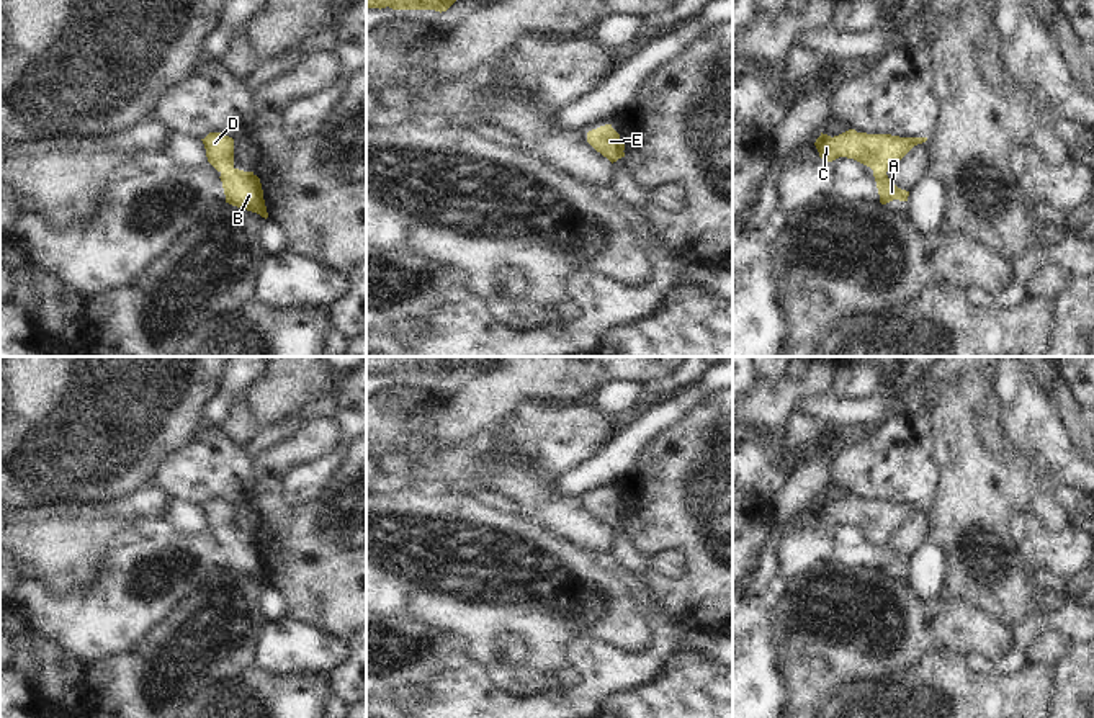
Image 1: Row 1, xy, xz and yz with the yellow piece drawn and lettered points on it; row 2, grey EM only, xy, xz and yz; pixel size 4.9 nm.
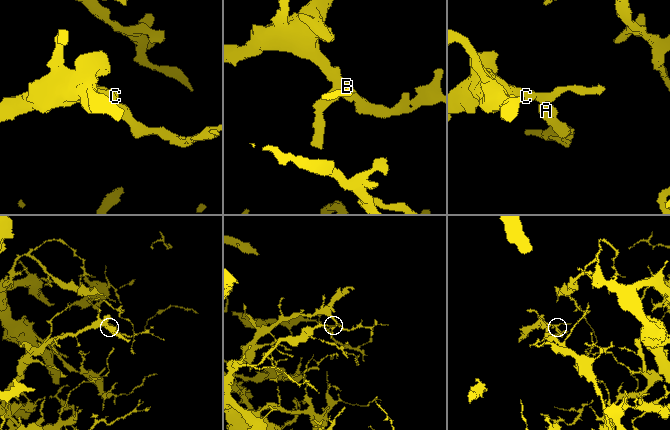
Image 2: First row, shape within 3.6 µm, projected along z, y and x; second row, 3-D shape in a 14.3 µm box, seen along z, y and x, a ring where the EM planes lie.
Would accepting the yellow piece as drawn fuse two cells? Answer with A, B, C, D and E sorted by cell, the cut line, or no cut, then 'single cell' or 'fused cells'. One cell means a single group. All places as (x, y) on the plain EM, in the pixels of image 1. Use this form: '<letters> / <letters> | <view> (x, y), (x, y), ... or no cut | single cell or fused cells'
A B C D E | no cut | single cell

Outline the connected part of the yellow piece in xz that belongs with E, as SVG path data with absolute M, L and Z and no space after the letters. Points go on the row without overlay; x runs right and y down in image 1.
M612 491L600 492L587 499L587 509L607 523L612 530L625 523L625 510L620 500L612 494Z

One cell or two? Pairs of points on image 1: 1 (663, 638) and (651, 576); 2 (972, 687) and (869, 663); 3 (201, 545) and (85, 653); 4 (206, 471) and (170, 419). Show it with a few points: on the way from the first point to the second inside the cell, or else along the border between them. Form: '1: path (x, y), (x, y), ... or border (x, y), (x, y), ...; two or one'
1: border (653, 594), (679, 625); two
2: border (936, 650), (901, 671), (865, 679); two
3: path (161, 551), (133, 560), (123, 602), (113, 612); one
4: border (205, 424), (156, 466); two

